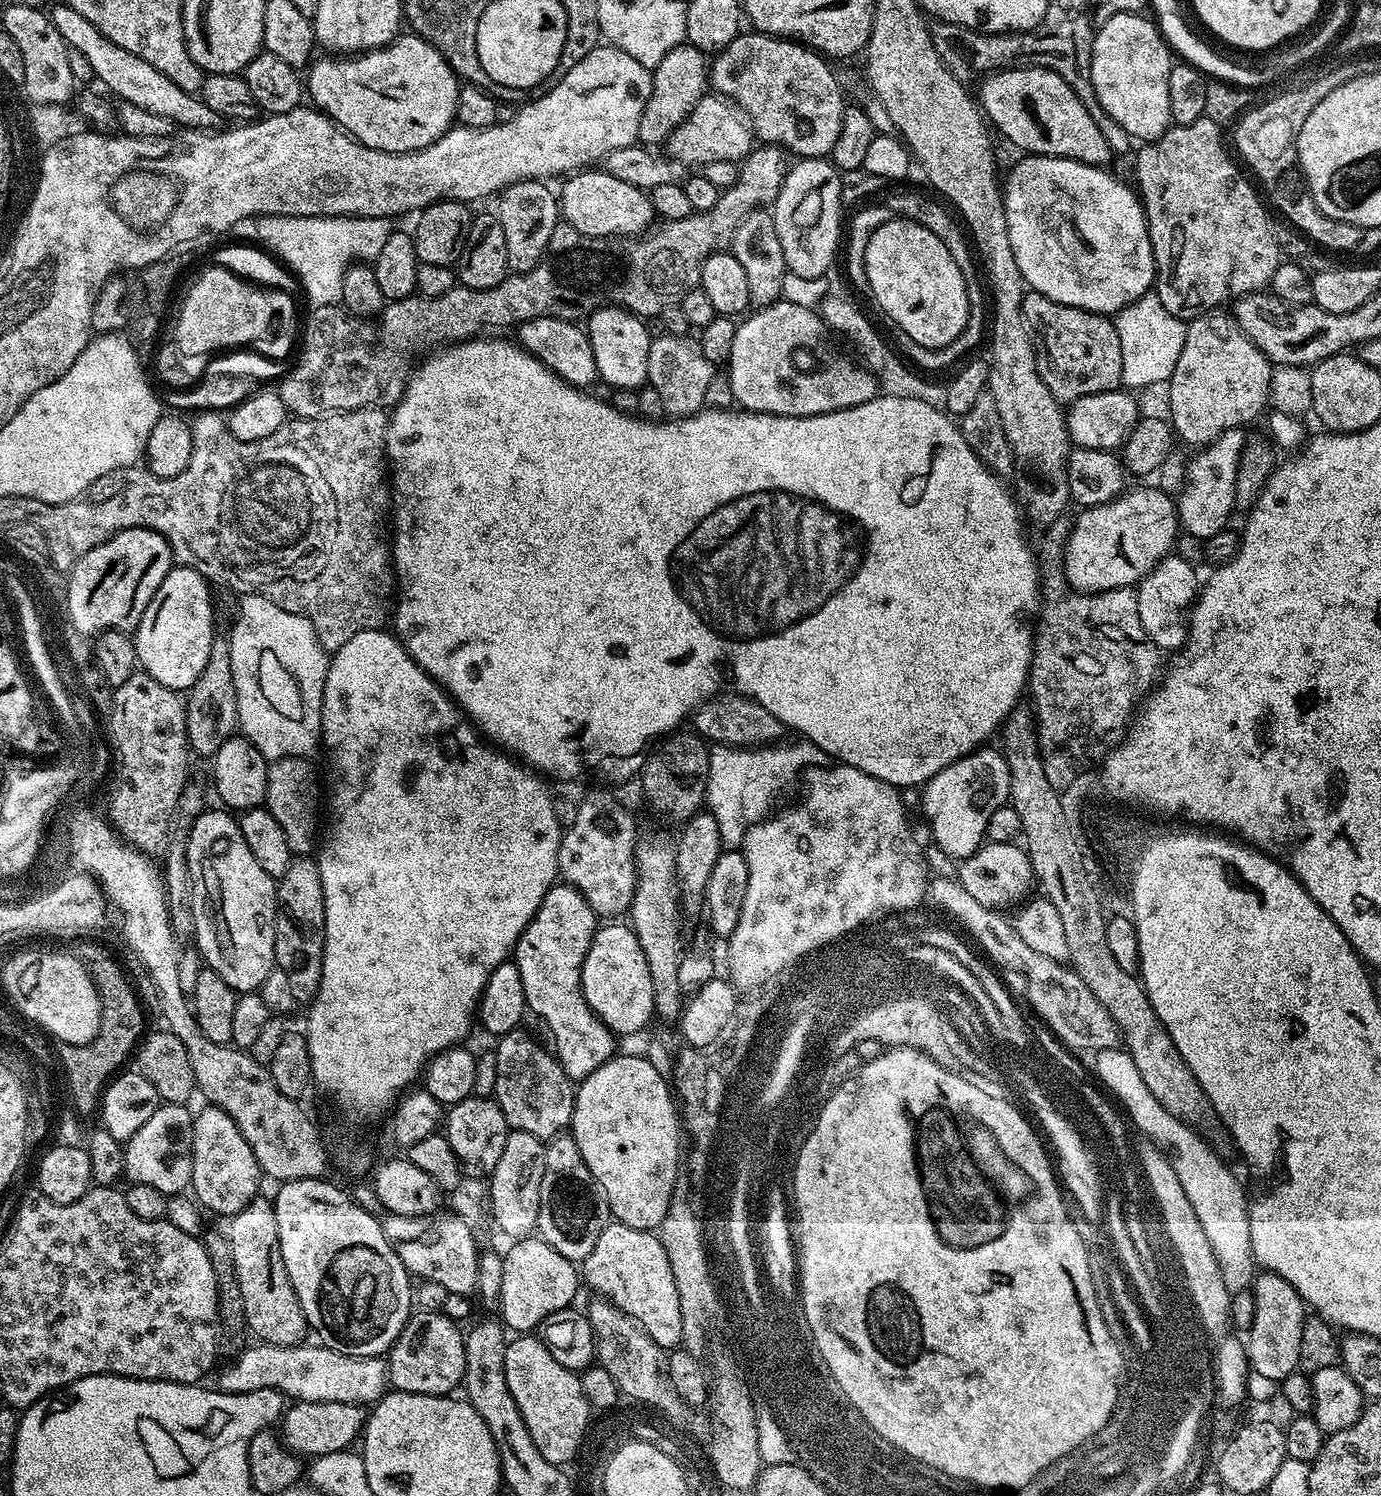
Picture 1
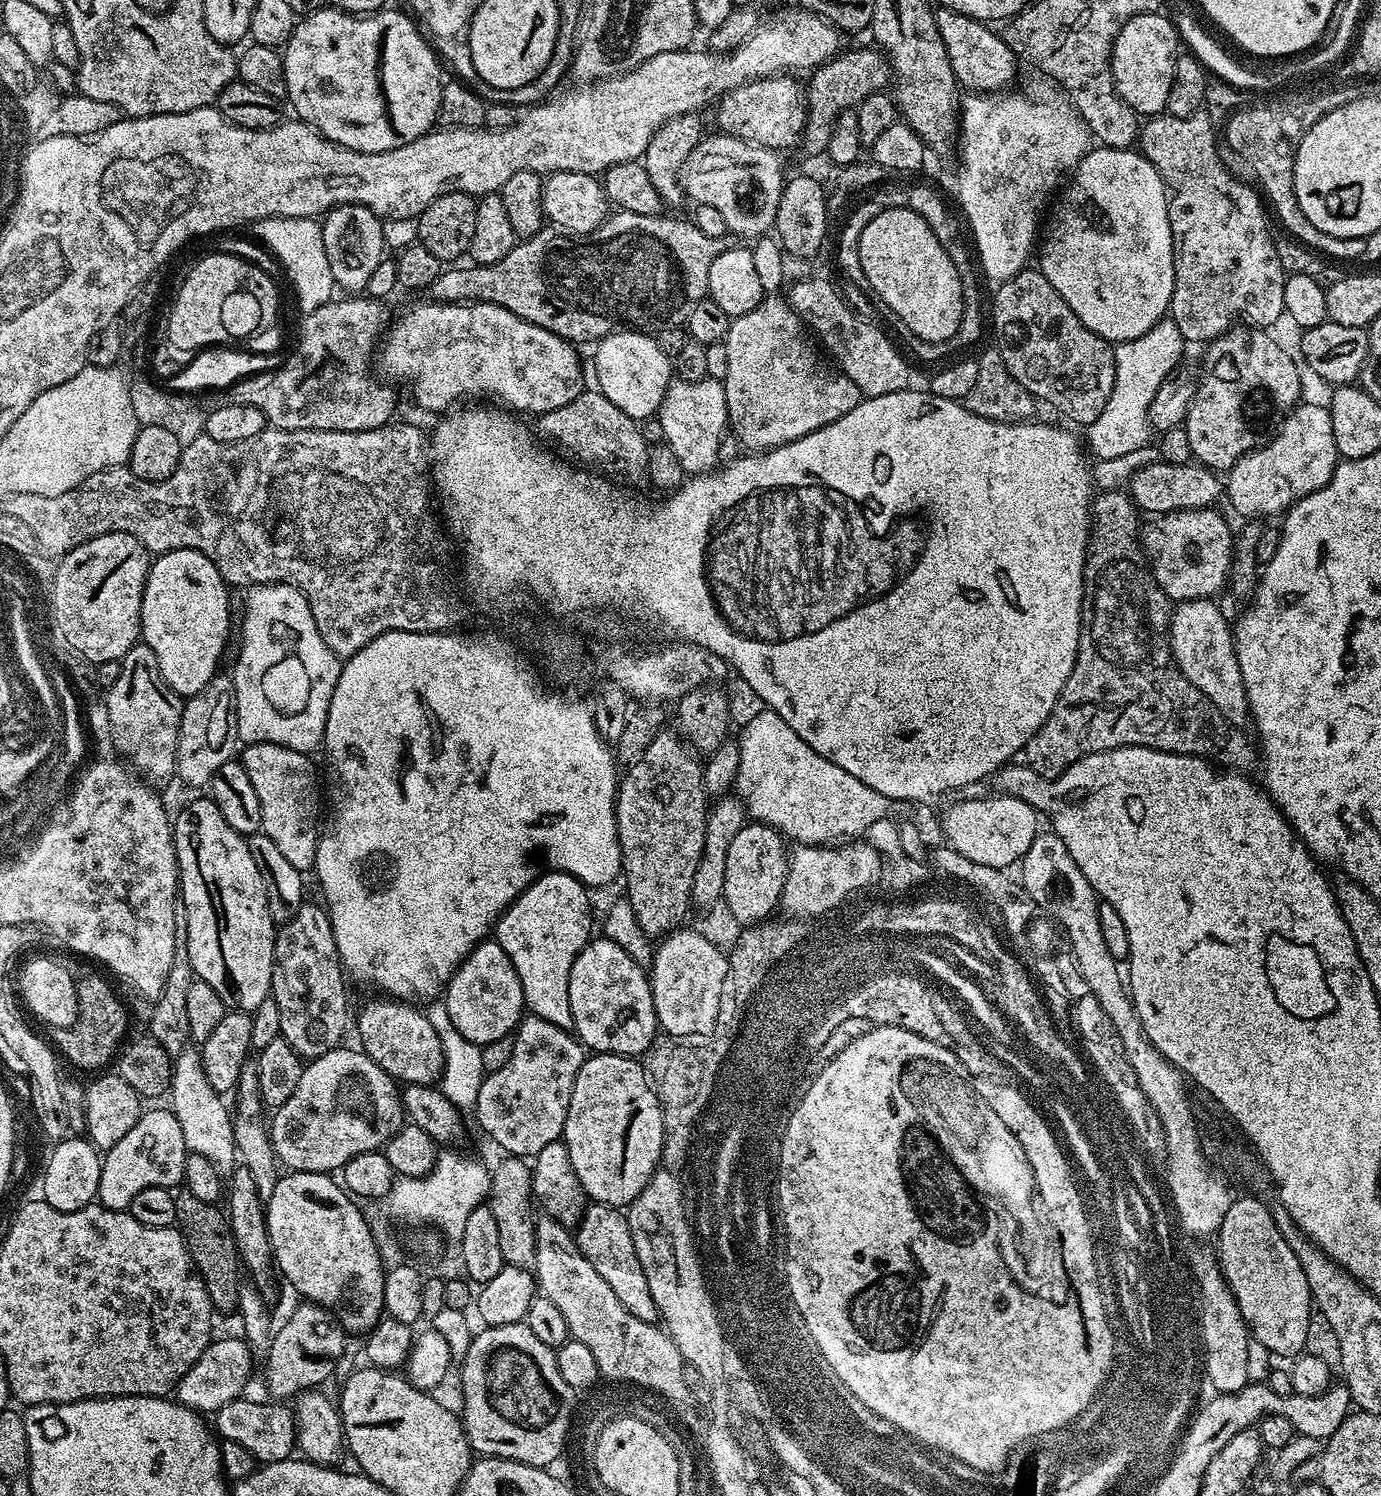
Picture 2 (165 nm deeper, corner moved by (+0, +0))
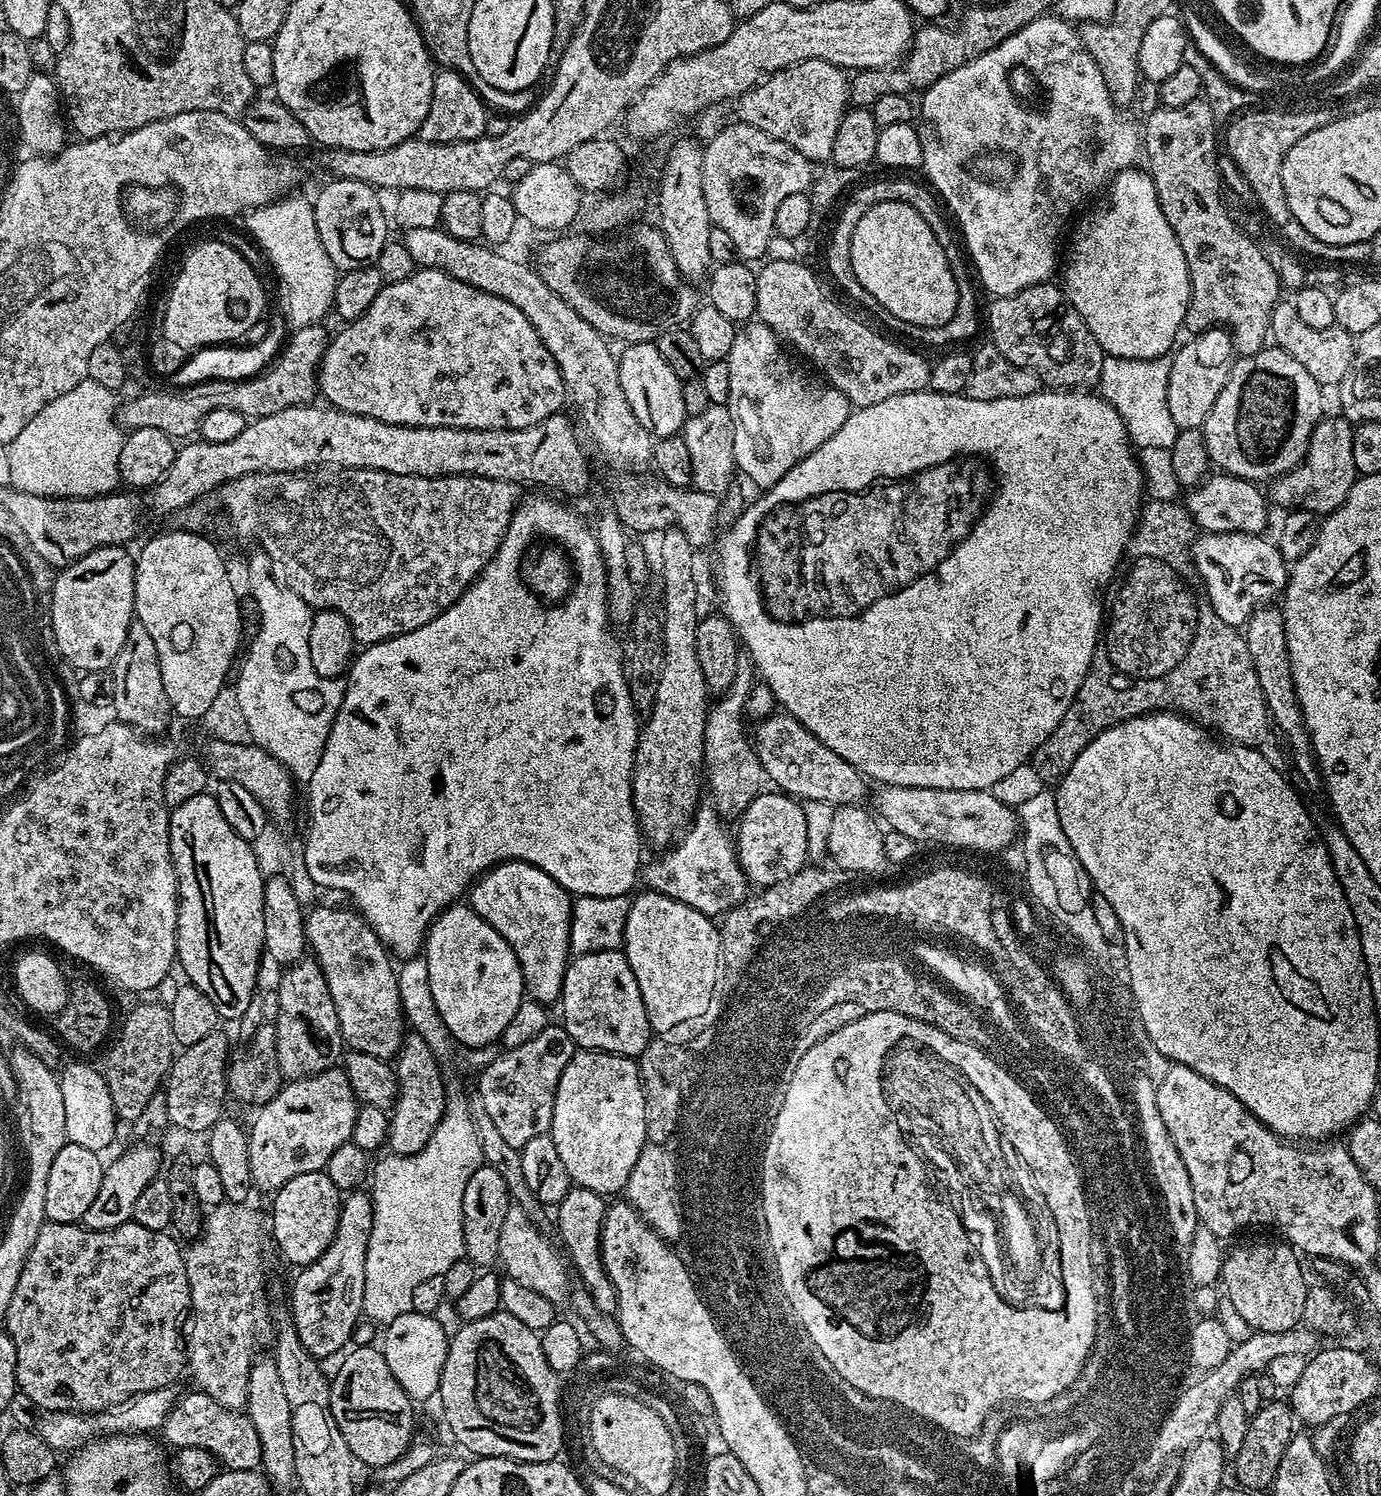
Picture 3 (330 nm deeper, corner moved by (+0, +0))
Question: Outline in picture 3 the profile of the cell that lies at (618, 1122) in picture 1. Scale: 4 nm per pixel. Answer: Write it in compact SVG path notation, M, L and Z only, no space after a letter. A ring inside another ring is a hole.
M578 1054L570 1058L558 1082L550 1135L573 1185L601 1194L623 1193L638 1154L649 1143L644 1091L640 1066L633 1057Z

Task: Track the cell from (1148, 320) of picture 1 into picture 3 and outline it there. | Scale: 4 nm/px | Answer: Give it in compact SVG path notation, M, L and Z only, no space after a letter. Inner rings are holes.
M1109 355L1104 357L1098 385L1099 395L1103 396L1110 406L1114 406L1114 410L1122 418L1124 429L1128 432L1128 439L1137 449L1170 450L1174 446L1178 429L1174 418L1170 418L1170 410L1166 406L1166 386L1170 382L1171 365L1168 356L1149 360Z

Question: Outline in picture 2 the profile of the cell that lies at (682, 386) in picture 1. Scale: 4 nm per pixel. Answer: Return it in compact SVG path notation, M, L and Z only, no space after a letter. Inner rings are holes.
M673 379L660 403L658 419L665 431L664 439L688 474L711 472L721 463L724 437L729 431L728 407L724 385L719 380Z

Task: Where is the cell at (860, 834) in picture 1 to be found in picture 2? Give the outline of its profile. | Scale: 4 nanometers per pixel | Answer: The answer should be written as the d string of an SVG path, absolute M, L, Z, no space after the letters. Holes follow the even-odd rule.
M844 842L839 846L821 846L818 844L802 844L791 849L788 857L788 873L785 886L781 892L779 907L791 908L793 912L820 912L828 905L835 904L843 896L843 892L860 887L875 879L877 863L881 855L868 842Z

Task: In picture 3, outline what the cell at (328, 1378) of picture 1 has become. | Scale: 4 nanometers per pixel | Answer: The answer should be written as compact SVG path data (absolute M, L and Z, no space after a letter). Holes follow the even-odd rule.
M174 1386L159 1387L158 1390L142 1391L131 1395L126 1402L116 1403L104 1411L96 1413L50 1412L45 1413L38 1424L40 1436L57 1452L77 1449L95 1437L106 1438L110 1435L148 1434L161 1429L170 1410L179 1399L179 1391Z

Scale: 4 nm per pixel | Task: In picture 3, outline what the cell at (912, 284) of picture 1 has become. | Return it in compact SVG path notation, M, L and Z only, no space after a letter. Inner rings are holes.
M906 202L867 205L858 226L854 226L850 262L860 285L874 294L883 308L894 314L894 318L902 318L902 322L910 322L914 328L937 328L954 318L955 307L958 306L958 286L951 274L950 264L946 262L946 254L942 246L938 246L938 238L934 238L934 230L926 226L926 218L922 218L914 206L906 206Z

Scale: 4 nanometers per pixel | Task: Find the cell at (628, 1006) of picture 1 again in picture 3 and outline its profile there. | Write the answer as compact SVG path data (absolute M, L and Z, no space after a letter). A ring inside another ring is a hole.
M620 950L577 955L564 975L558 1008L564 1011L562 1026L573 1042L596 1054L636 1058L646 1050L653 1035L638 978L634 978L634 970L630 970L630 962Z

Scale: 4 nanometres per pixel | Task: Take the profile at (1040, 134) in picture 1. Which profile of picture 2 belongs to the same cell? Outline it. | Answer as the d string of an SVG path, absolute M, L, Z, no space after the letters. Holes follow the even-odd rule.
M937 7L935 9L936 25L940 31L942 42L946 46L946 54L950 58L950 66L956 75L957 85L961 89L971 90L976 94L1000 94L1013 87L1012 79L1016 76L1016 64L1018 57L1010 51L1003 35L991 32L987 23L975 20L969 16L963 16L961 12L952 12L948 8Z

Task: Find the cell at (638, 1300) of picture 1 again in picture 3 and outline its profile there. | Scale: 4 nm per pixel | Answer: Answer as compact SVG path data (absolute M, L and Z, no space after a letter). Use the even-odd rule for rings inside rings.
M573 1186L569 1188L566 1198L562 1198L562 1202L555 1205L554 1212L556 1212L556 1232L560 1235L561 1242L564 1243L563 1251L570 1261L571 1267L573 1269L576 1267L580 1274L580 1278L584 1282L583 1289L590 1293L600 1312L612 1314L616 1310L616 1291L612 1285L612 1279L604 1269L602 1250L600 1249L600 1235L604 1229L606 1211L604 1200L605 1197L601 1193Z

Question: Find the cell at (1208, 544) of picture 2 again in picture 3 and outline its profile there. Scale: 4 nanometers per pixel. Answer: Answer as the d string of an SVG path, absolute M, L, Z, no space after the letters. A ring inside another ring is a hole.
M1205 532L1192 541L1190 555L1195 575L1200 575L1200 580L1204 583L1203 595L1206 597L1207 607L1212 608L1214 614L1218 614L1218 618L1222 618L1222 622L1226 622L1229 628L1239 629L1244 626L1256 608L1275 601L1288 584L1289 561L1282 558L1275 543L1266 537L1267 535L1255 532Z

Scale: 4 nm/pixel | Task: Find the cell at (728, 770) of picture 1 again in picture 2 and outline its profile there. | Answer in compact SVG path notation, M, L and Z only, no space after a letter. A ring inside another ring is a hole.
M763 710L756 712L748 720L748 725L738 735L741 758L738 762L738 774L734 792L739 797L747 815L753 821L767 824L779 830L789 841L797 845L818 844L832 846L837 842L848 842L860 838L867 833L868 828L882 819L908 818L912 815L912 804L907 800L891 800L886 794L878 794L872 786L867 785L854 774L846 774L842 766L834 766L822 754L818 754L776 712Z

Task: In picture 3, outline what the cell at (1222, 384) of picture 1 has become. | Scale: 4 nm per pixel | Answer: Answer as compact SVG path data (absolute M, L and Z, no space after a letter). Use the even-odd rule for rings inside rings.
M1265 346L1258 354L1239 357L1226 378L1226 386L1210 406L1210 414L1206 414L1202 431L1209 461L1215 467L1217 464L1221 473L1253 482L1271 482L1297 468L1304 462L1310 438L1323 417L1320 386L1297 359L1277 346Z

